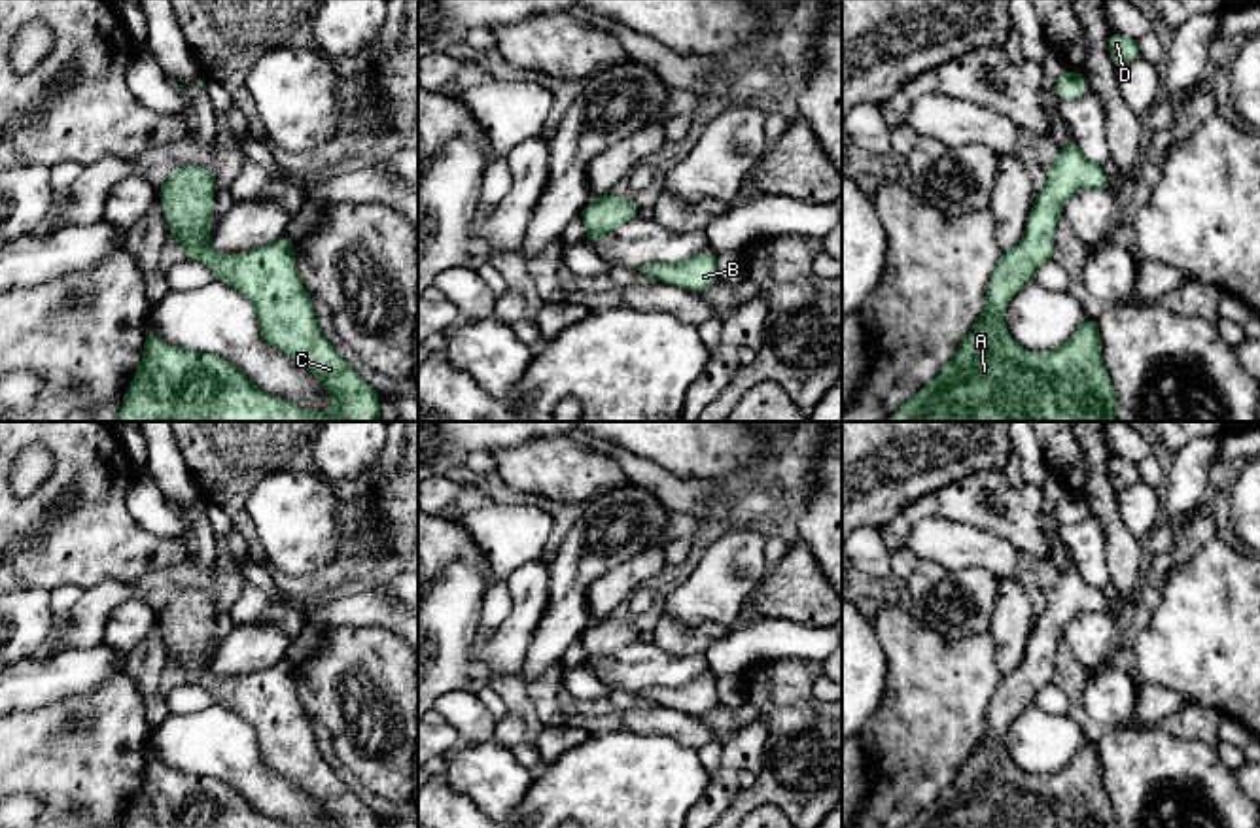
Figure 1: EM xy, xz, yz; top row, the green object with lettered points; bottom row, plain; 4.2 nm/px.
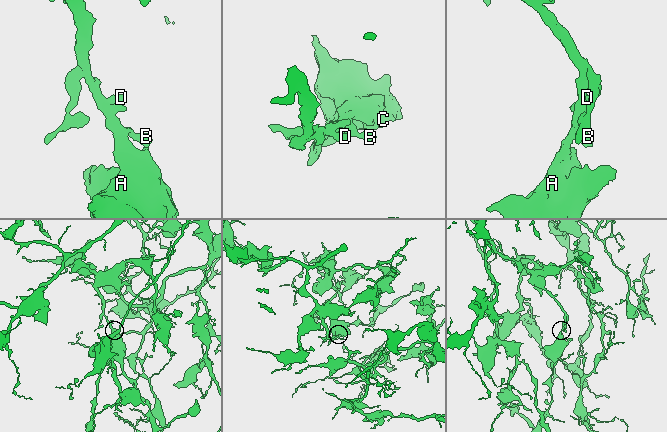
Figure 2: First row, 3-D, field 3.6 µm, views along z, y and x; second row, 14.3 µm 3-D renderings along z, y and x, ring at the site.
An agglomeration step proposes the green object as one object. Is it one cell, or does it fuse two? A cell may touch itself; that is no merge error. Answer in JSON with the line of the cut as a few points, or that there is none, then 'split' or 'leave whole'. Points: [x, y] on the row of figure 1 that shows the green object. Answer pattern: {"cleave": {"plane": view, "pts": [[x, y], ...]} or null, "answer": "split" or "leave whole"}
{"cleave": null, "answer": "leave whole"}

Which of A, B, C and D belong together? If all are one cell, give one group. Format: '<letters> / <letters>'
A B C D

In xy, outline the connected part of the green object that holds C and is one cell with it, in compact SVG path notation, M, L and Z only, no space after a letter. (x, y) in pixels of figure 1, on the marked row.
M193 164L180 166L159 185L170 236L178 238L187 261L206 265L218 282L233 285L254 304L263 340L316 376L331 395L333 410L306 410L288 399L272 397L252 384L229 359L172 346L148 329L142 363L127 388L115 422L380 422L378 391L337 354L316 321L312 295L295 267L295 244L284 234L263 248L231 255L221 255L210 246L210 229L218 221L214 191L214 174Z

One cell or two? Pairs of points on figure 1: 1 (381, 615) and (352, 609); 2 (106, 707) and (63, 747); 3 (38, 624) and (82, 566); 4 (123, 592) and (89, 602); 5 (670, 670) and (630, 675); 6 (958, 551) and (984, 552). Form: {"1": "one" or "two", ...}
{"1": "one", "2": "one", "3": "two", "4": "one", "5": "one", "6": "one"}

